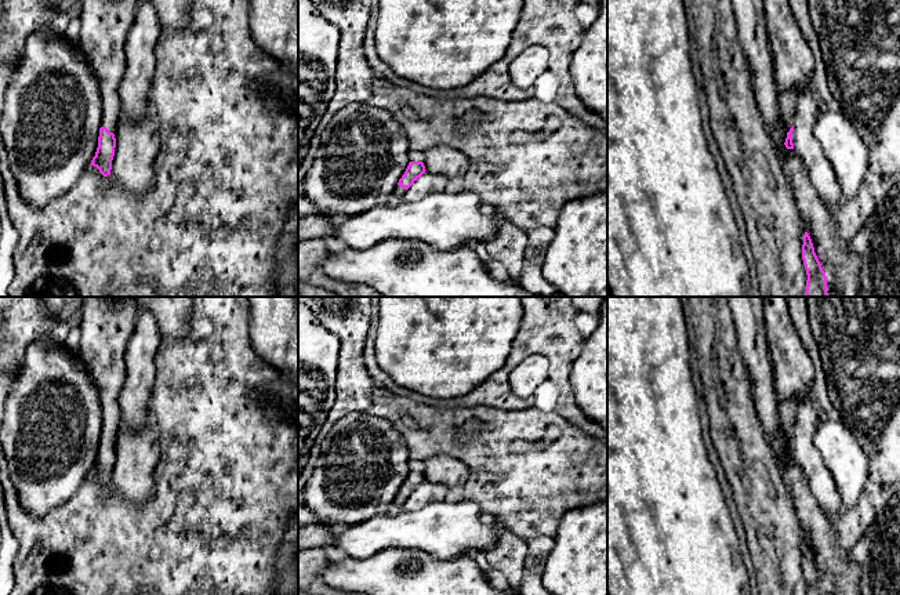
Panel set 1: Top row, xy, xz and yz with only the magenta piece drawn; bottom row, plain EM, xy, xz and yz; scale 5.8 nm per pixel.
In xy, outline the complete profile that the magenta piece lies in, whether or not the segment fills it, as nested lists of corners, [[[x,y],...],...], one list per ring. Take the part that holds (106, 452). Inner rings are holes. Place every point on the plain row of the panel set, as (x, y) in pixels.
[[[86,297],[81,308],[81,335],[79,353],[88,367],[94,381],[99,388],[102,409],[102,431],[98,446],[98,457],[90,475],[108,486],[112,479],[116,447],[115,442],[120,428],[119,393],[126,380],[126,349],[133,335],[137,320],[137,305],[133,301],[121,300],[112,302],[108,297]]]

